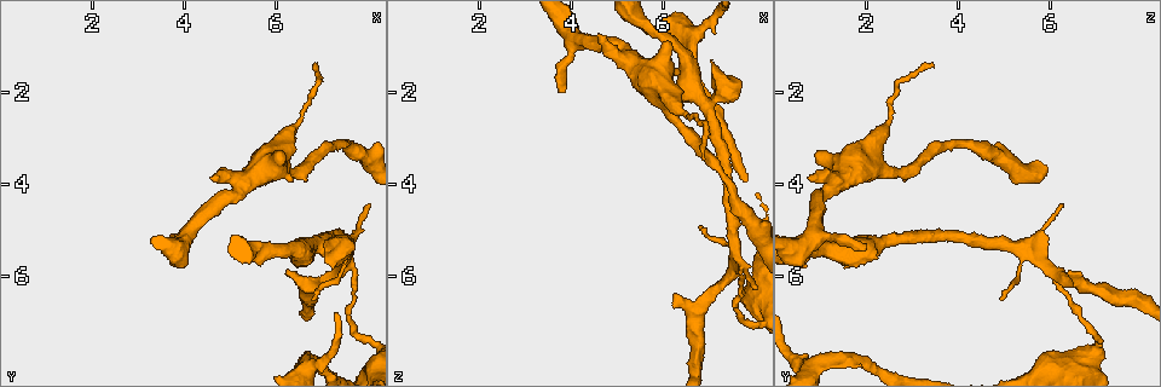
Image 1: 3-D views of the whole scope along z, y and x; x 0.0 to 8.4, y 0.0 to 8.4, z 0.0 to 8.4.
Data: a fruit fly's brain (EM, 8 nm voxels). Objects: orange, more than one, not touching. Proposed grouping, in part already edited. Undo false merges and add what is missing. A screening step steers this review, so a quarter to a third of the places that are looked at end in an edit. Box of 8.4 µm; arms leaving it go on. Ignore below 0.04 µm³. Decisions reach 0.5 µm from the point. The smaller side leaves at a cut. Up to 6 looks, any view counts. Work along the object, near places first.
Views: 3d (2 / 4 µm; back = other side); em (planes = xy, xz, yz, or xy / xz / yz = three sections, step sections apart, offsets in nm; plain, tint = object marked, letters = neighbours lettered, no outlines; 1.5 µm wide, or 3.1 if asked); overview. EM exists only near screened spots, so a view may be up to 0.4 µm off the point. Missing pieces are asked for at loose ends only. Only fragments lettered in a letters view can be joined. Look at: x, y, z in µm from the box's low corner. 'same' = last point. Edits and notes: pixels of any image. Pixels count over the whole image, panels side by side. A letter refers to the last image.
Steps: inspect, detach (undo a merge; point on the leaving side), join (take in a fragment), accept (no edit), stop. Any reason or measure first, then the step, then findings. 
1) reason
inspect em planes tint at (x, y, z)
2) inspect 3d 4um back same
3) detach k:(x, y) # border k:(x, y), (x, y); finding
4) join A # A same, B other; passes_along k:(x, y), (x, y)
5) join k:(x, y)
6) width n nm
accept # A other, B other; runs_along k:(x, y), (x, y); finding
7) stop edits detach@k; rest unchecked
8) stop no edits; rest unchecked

an open end
inspect em planes letters at (3.80, 5.40, 2.05)

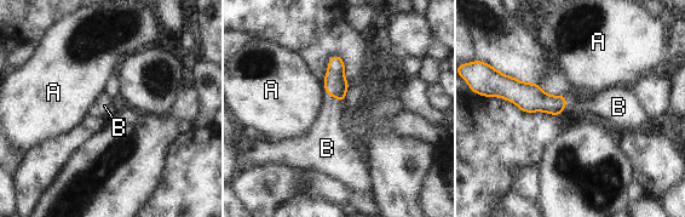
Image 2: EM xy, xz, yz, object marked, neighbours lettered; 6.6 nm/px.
width 130 nm
join B # A other, B same; passes_along 2:(529, 97), (565, 104), (603, 104); it goes on there

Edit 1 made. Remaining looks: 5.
inspect overview

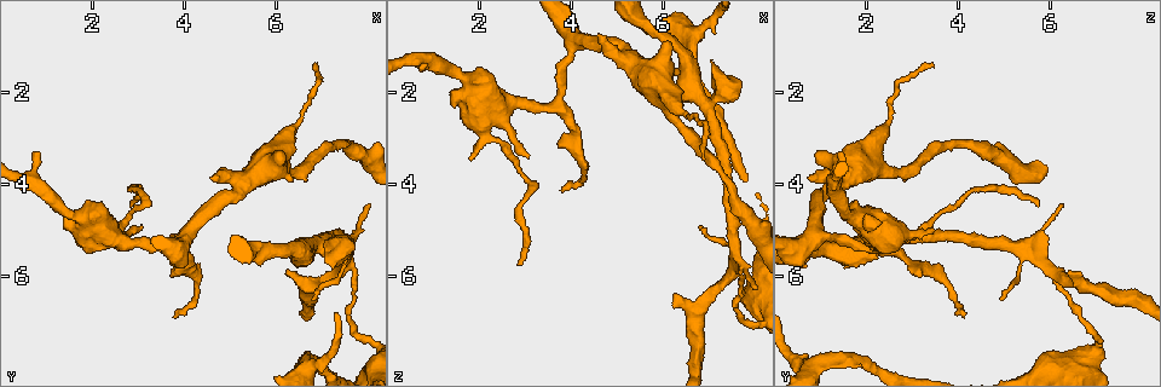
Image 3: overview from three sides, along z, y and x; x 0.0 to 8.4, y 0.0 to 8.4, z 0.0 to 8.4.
free end
inspect em planes tint at (7.00, 5.30, 1.35)

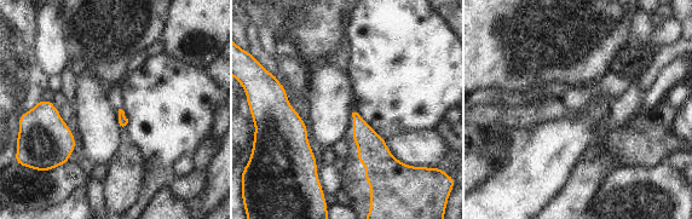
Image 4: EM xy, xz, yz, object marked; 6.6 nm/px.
inspect em planes letters same

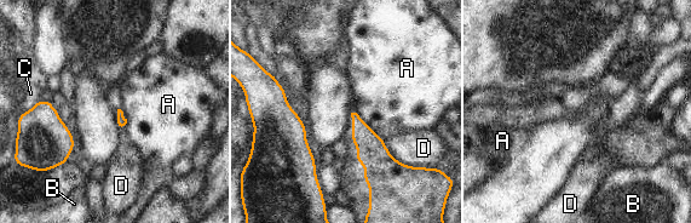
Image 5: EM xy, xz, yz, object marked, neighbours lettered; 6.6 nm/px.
accept # A other, B other, C other, D other; no lettered fragment goes on from it

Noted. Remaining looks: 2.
stop edits join@2; rest unchecked

